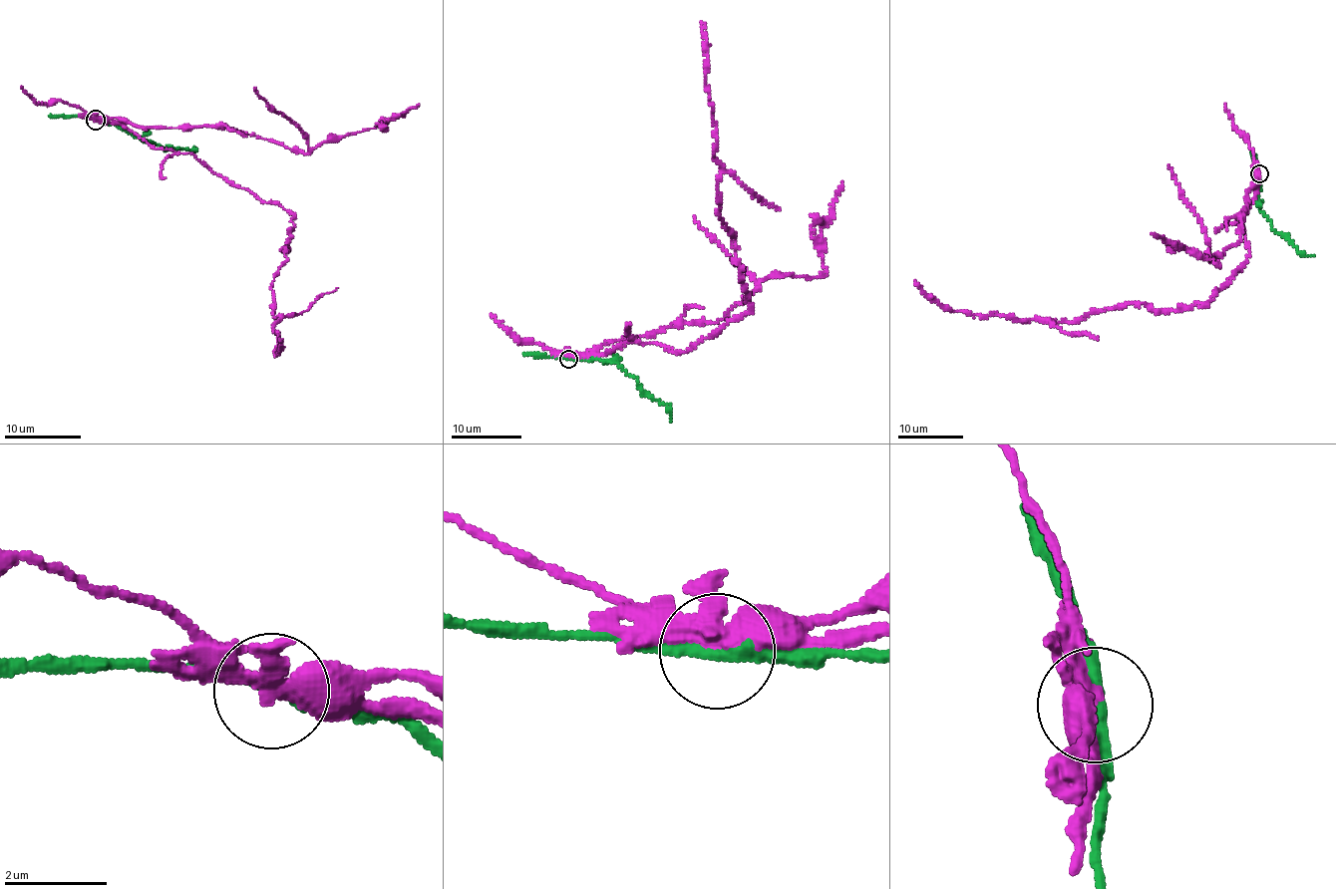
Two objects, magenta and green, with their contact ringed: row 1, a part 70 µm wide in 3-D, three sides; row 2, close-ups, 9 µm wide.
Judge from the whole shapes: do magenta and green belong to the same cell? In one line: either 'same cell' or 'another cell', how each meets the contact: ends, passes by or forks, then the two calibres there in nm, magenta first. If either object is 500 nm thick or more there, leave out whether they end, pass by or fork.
another cell | magenta passes by | green passes by | 400/240 nm

